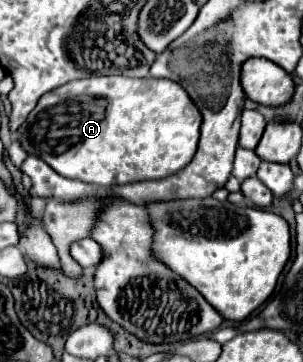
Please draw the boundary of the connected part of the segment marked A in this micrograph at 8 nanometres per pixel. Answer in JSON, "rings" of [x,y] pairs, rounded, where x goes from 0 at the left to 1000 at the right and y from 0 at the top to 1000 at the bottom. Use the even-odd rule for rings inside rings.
{"rings":[[[297,213],[231,224],[132,268],[53,384],[99,428],[152,445],[185,478],[323,517],[416,511],[436,500],[535,494],[614,461],[653,406],[667,318],[620,257],[561,218],[429,218],[429,213]]]}

